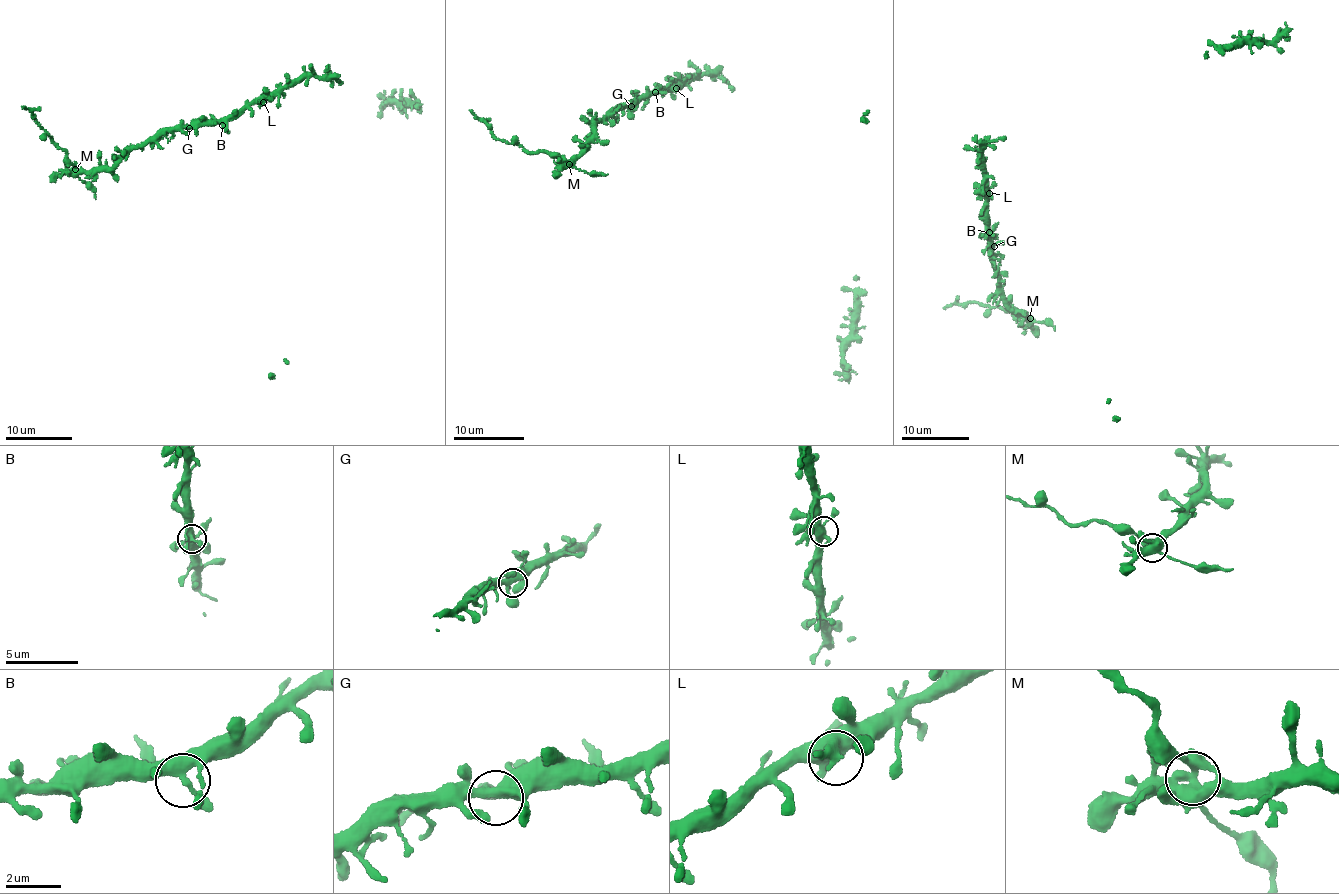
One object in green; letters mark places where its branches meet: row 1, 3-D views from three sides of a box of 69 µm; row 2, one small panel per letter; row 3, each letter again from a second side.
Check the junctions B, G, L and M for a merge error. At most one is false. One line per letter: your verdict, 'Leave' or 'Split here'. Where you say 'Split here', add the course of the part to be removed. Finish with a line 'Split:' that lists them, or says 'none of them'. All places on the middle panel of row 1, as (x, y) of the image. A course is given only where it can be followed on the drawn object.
B: Leave
G: Leave
L: Leave
M: Leave
Split: none of them

